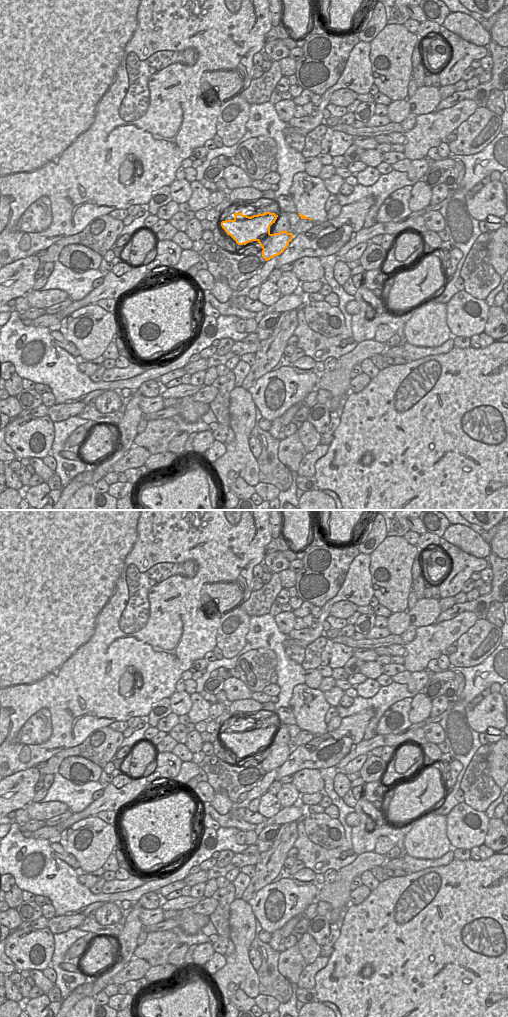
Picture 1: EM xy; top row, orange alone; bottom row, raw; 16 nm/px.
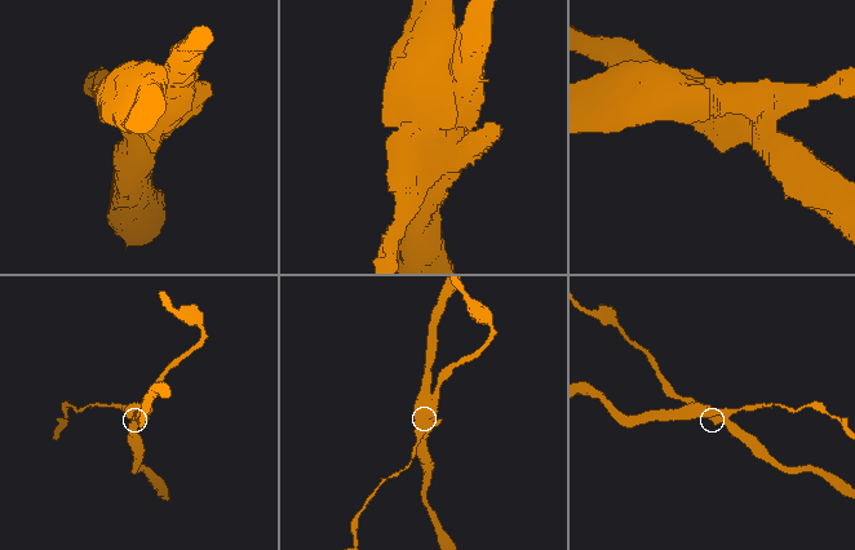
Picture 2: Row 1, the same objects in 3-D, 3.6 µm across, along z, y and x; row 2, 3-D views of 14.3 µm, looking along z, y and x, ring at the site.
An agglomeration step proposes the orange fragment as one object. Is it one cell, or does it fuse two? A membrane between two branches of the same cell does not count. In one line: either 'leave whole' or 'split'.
split

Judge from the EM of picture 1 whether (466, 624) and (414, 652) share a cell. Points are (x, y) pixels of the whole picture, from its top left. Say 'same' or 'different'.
same

